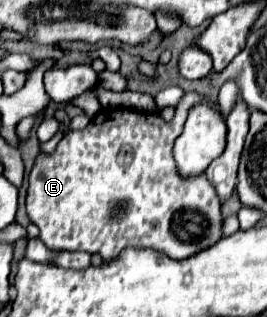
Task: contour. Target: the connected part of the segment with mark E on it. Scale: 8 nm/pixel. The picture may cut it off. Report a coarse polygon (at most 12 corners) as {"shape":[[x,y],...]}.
{"shape":[[103,109],[29,173],[49,249],[185,259],[221,239],[173,121]]}

